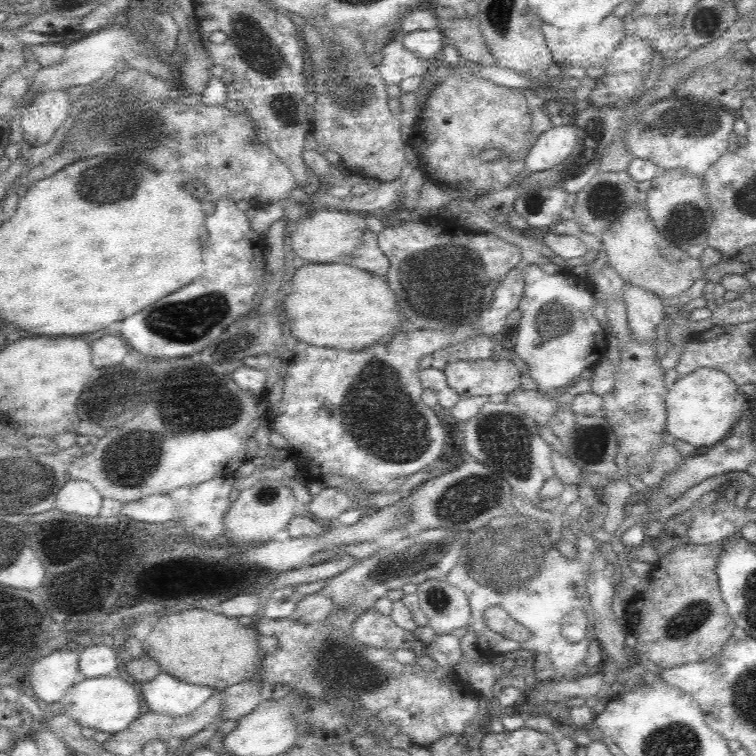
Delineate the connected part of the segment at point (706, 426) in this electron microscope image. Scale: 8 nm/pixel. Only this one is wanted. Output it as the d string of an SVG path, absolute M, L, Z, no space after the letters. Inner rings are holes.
M697 368L692 374L674 381L665 398L666 431L695 448L713 447L728 436L738 424L742 412L751 405L747 395L738 391L729 374L716 369Z

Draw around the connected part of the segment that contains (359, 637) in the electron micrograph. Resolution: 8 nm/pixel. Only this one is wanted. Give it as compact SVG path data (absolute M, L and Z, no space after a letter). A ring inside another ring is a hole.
M375 607L366 610L353 622L350 636L360 644L386 648L390 653L399 648L412 650L418 642L412 631L397 626L391 615L384 616Z

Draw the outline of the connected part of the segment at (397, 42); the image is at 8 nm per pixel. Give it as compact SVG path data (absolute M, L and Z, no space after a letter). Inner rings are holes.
M399 31L382 49L382 61L377 67L387 85L400 85L405 78L414 75L425 77L432 62L410 52L402 43L402 36L404 32Z

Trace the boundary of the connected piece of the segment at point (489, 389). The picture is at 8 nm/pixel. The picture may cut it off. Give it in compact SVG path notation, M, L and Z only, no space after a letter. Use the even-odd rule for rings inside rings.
M510 356L484 360L456 360L443 371L448 387L461 397L508 395L520 386L520 372Z

